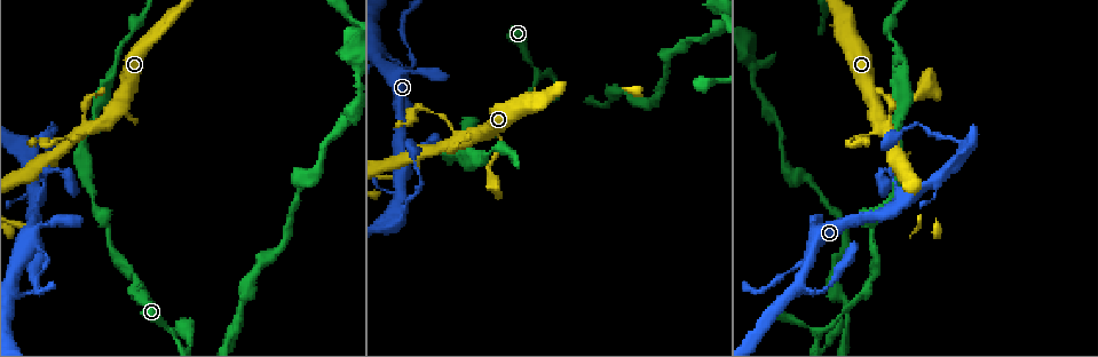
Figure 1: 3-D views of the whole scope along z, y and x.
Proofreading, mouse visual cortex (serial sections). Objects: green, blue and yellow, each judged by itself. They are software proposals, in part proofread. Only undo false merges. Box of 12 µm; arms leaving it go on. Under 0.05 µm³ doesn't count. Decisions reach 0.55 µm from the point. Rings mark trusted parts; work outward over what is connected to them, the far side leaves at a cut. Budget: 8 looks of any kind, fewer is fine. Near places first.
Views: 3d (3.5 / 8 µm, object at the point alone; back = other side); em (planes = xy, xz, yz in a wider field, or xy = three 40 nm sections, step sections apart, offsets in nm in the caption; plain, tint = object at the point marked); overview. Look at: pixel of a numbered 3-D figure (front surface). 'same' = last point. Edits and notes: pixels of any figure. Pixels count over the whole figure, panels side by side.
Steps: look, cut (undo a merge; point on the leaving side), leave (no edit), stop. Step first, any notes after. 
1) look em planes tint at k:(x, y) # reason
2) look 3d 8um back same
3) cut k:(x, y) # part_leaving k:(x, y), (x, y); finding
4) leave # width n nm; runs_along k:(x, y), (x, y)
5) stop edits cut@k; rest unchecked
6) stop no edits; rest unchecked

look 3d 8um at 1:(401, 65) # abrupt turn

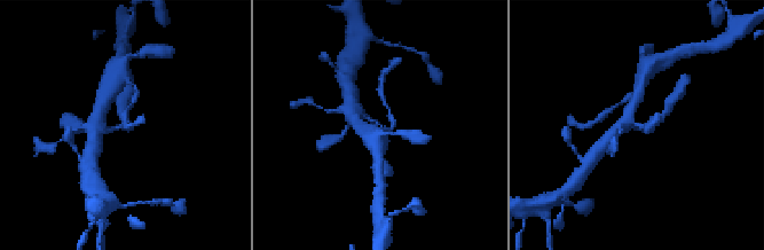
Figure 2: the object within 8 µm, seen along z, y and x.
look em xy step 5 tint at 2:(639, 129) # now the EM

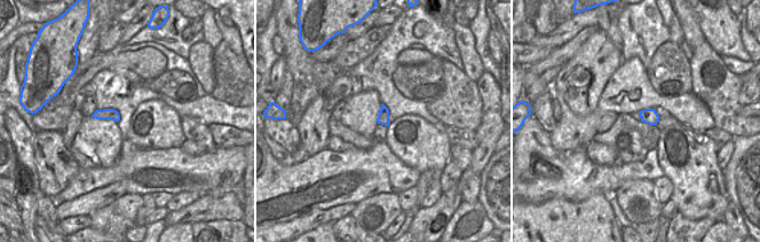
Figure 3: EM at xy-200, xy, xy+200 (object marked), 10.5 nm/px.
leave # arm_widths 150, 150 nm; one cell here

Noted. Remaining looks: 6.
look 3d 3.5um at 1:(812, 330) # thick turns thin

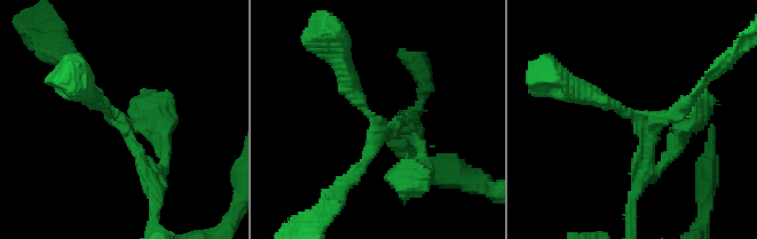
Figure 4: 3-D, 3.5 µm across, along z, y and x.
look em planes tint at 4:(632, 113) # arms 3; arm_widths 200, 200, 250 nm

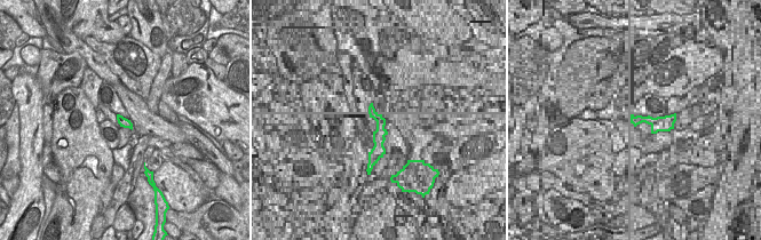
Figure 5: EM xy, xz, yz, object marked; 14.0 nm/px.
look em xy step 3 tint same # cut it another way

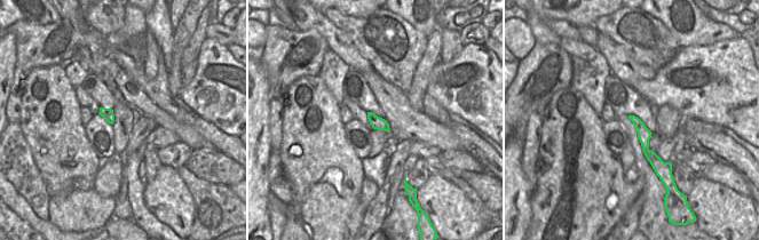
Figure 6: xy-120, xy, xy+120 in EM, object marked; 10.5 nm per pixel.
leave # runs_along 6:(634, 119), (656, 160); all the same cell

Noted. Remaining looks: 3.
look 3d 3.5um at 1:(904, 74) # sudden change in width

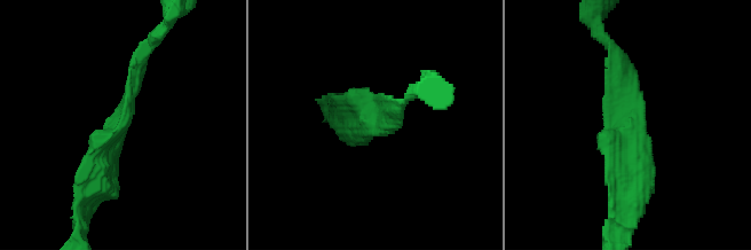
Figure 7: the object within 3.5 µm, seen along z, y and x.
look em xy step 1 plain at 7:(121, 124)

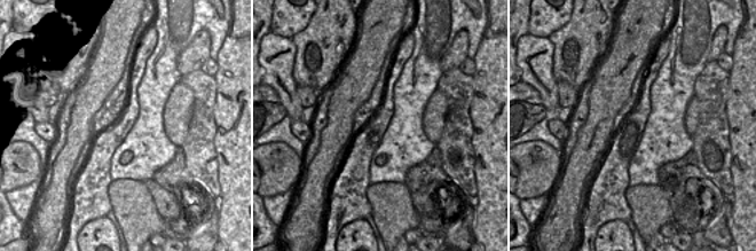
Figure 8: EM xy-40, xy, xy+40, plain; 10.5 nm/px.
look em xy step 1 tint same

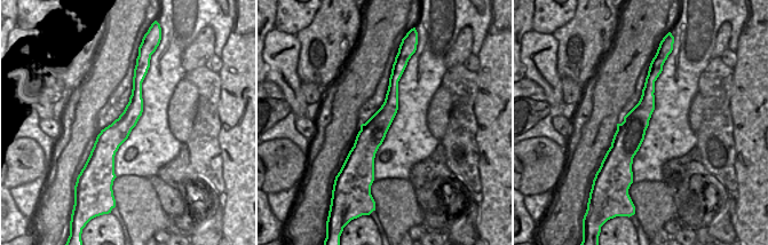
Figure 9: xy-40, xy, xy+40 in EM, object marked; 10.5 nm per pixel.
leave # runs_along 7:(93, 193), (142, 59); all the same cell

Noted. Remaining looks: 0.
stop no edits; rest unchecked

